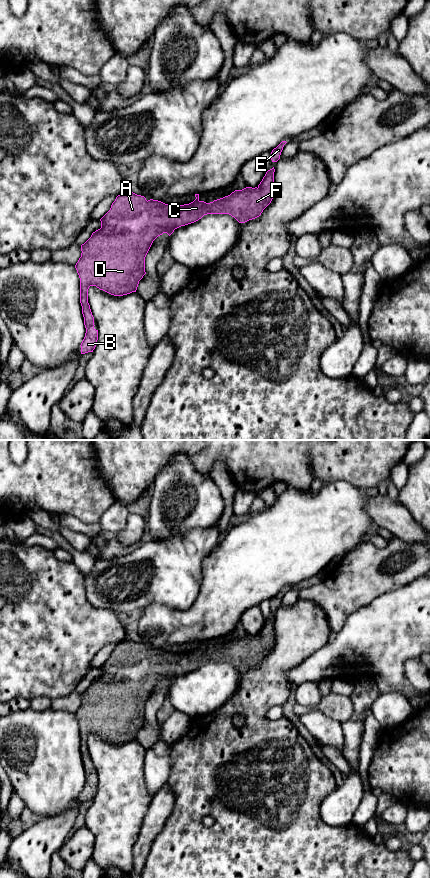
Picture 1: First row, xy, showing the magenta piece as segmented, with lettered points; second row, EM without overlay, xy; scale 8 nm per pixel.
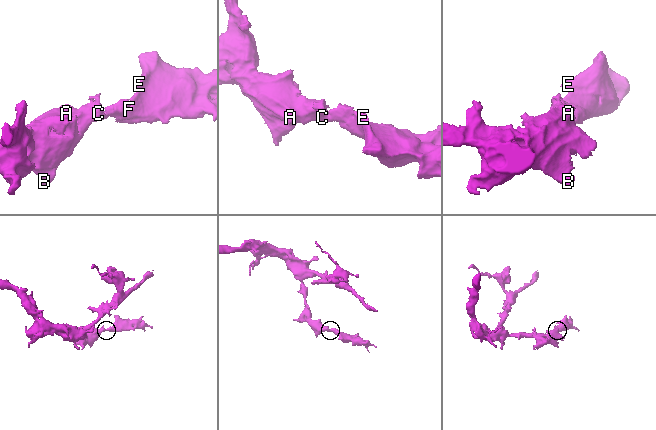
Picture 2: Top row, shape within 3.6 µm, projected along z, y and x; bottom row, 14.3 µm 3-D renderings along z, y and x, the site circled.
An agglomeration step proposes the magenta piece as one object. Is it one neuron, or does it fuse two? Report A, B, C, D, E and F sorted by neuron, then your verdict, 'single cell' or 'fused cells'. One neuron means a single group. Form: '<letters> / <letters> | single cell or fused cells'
A B C D E F | single cell

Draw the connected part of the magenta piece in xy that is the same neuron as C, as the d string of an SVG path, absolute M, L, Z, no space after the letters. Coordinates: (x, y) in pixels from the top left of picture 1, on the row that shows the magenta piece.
M274 167L266 171L260 184L255 187L246 187L242 190L235 190L230 195L206 203L199 200L199 194L195 194L196 199L184 205L165 204L158 200L146 200L144 196L137 195L133 192L125 191L118 195L112 203L110 210L100 219L101 228L92 233L91 237L81 245L81 257L75 265L80 278L80 303L82 306L82 314L84 317L84 325L86 328L85 337L81 343L81 354L93 352L98 340L98 330L94 328L94 317L92 315L90 305L88 303L88 289L90 286L96 286L114 296L123 296L136 292L139 281L146 274L145 257L153 243L153 241L163 233L169 236L175 229L194 223L207 214L229 214L239 223L245 223L255 219L261 215L263 210L271 203L275 187L274 187Z

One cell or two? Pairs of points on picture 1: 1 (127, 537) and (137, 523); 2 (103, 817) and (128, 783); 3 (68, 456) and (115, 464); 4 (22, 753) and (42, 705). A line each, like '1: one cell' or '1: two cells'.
1: one cell
2: one cell
3: two cells
4: two cells

